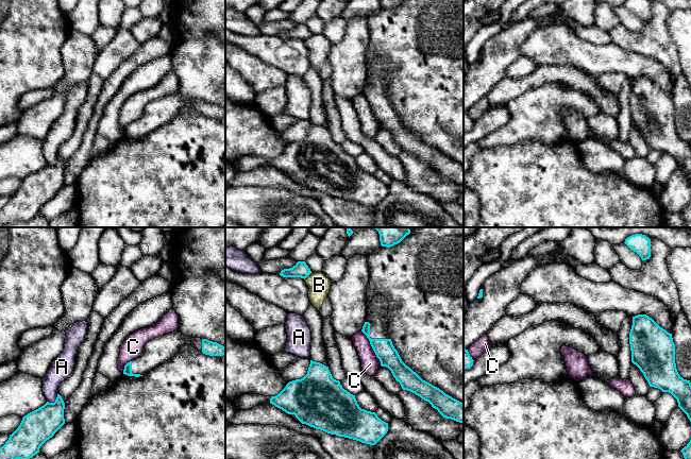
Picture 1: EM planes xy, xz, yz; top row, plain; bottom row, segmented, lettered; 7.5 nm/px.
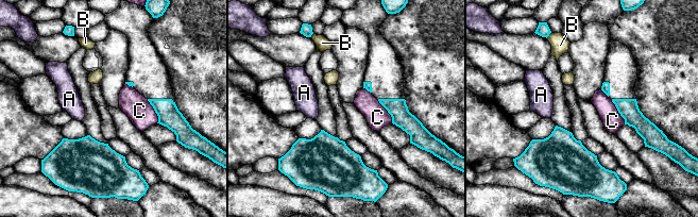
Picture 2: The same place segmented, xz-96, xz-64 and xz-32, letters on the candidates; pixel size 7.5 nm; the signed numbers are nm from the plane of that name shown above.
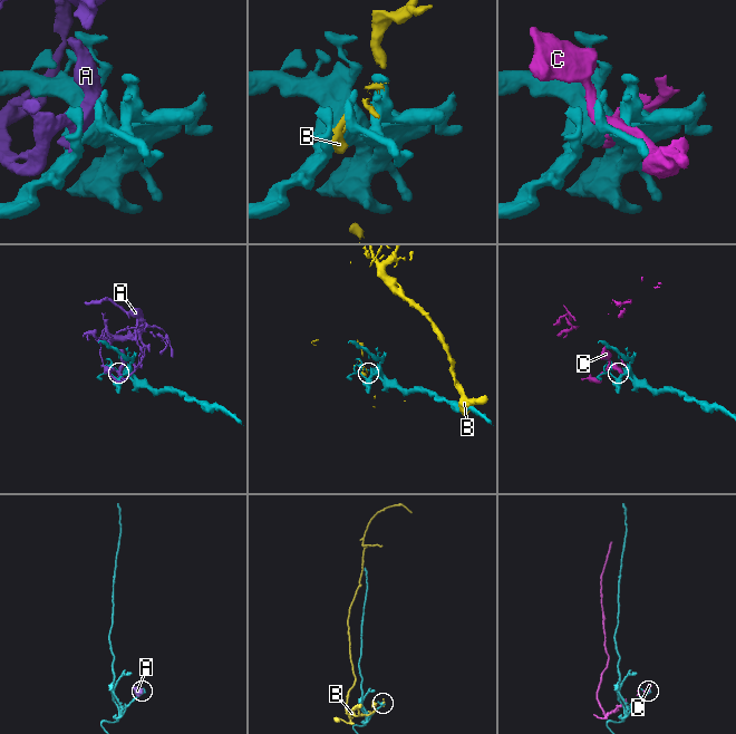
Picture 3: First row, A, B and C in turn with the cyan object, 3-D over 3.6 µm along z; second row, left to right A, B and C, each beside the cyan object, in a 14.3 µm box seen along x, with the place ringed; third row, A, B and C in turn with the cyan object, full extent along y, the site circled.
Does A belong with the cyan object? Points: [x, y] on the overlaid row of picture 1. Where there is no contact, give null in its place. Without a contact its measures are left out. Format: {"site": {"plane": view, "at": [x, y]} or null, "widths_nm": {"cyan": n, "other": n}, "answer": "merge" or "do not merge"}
{"site": {"plane": "xy", "at": [55, 401]}, "widths_nm": {"cyan": 240, "other": 160}, "answer": "do not merge"}

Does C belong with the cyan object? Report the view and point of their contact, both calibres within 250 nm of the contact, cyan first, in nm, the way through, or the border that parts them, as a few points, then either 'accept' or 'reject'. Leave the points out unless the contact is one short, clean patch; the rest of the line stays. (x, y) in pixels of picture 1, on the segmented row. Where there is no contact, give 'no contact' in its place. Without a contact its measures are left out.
meets cyan in xz at (372, 347); 150 nm thick on the cyan side, 140 nm on the other; reject

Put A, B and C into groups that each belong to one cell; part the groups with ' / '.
A / B / C

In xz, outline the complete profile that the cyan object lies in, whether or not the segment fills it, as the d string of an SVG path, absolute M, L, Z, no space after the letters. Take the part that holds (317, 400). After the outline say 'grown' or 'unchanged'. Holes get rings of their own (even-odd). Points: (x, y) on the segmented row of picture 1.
M310 360L307 374L301 379L289 381L277 395L271 396L270 404L288 414L294 414L302 424L370 445L375 445L388 431L388 423L382 421L375 412L361 409L355 395L344 390L340 381L333 378L328 367L313 360Z | unchanged

